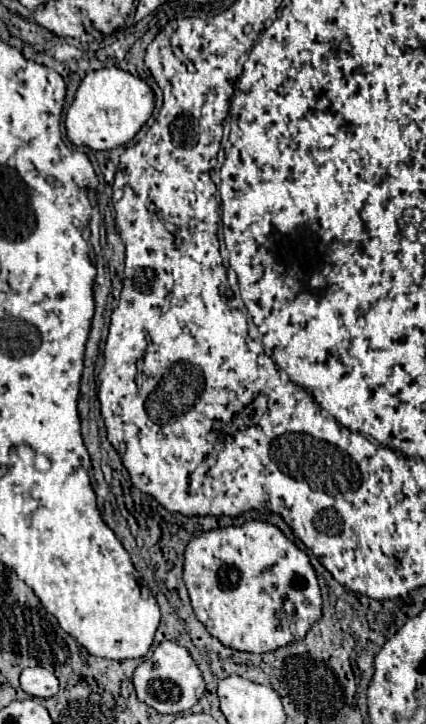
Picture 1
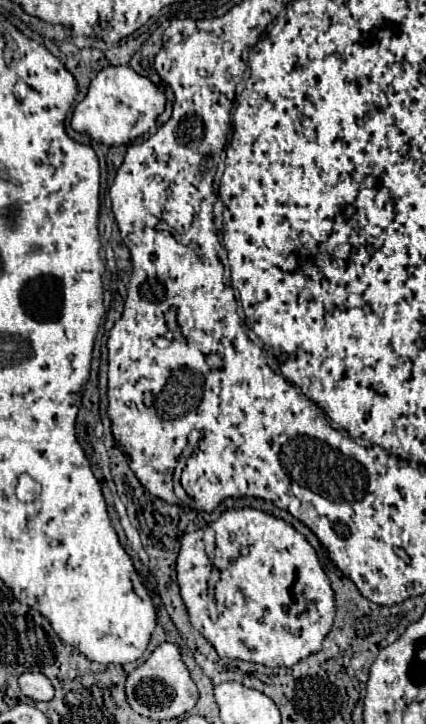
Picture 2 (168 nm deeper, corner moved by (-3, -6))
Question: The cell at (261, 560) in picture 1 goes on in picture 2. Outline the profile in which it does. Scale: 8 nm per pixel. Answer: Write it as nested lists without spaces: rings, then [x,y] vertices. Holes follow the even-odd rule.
[[[229,508],[229,510],[225,510],[213,522],[213,530],[215,530],[215,538],[217,538],[215,560],[213,562],[205,554],[205,546],[203,546],[203,540],[201,540],[201,536],[203,536],[201,530],[183,536],[181,550],[179,550],[179,556],[177,556],[177,584],[179,584],[179,590],[181,590],[181,598],[185,602],[185,608],[189,612],[191,626],[217,650],[217,654],[221,658],[239,658],[239,660],[247,660],[247,662],[255,662],[255,664],[263,664],[263,666],[271,666],[271,668],[281,668],[281,666],[293,666],[299,660],[303,660],[303,658],[319,652],[323,638],[329,634],[329,630],[333,626],[333,618],[335,618],[335,596],[333,596],[333,590],[331,590],[331,580],[325,574],[325,570],[321,568],[321,564],[319,564],[317,552],[305,540],[305,536],[301,532],[297,532],[283,518],[275,518],[275,516],[271,516],[267,512],[261,512],[261,510],[255,510],[255,508]],[[213,566],[219,570],[219,580],[217,580],[213,592],[209,592],[209,578],[211,578]]]

